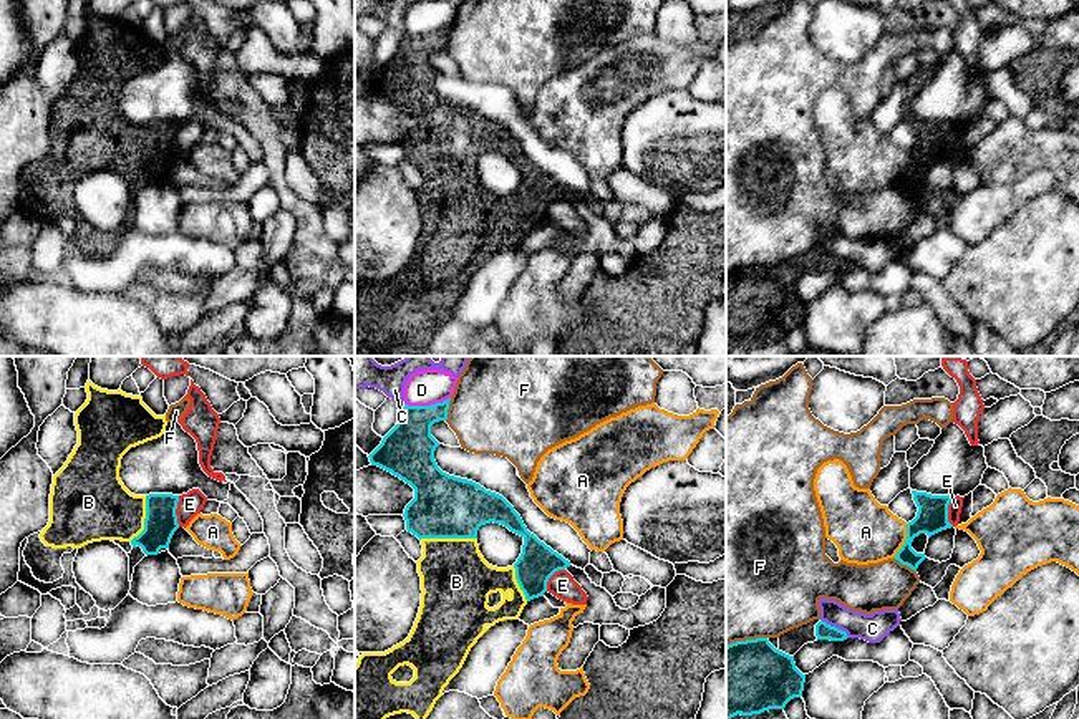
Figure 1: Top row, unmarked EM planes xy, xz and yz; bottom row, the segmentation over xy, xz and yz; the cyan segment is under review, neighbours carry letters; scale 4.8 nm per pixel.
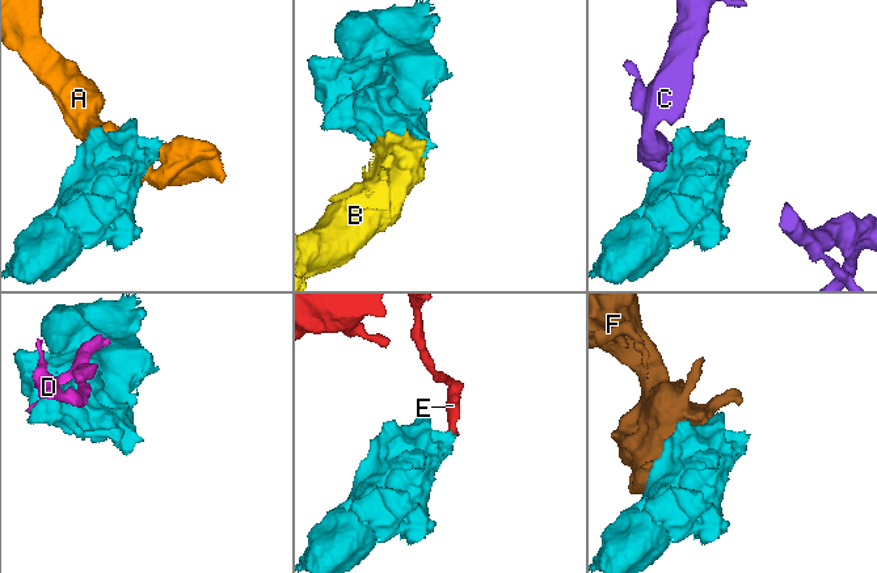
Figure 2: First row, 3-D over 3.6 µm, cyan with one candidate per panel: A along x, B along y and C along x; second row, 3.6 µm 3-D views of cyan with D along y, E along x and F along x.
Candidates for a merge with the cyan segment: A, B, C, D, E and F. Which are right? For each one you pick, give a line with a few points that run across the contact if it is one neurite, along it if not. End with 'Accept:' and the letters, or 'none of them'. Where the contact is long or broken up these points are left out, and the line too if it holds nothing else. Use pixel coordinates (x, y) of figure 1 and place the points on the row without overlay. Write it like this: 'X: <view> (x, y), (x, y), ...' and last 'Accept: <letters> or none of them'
Accept: B

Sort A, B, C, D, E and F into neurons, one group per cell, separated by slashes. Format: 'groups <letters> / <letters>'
groups A / B / C / D / E / F

